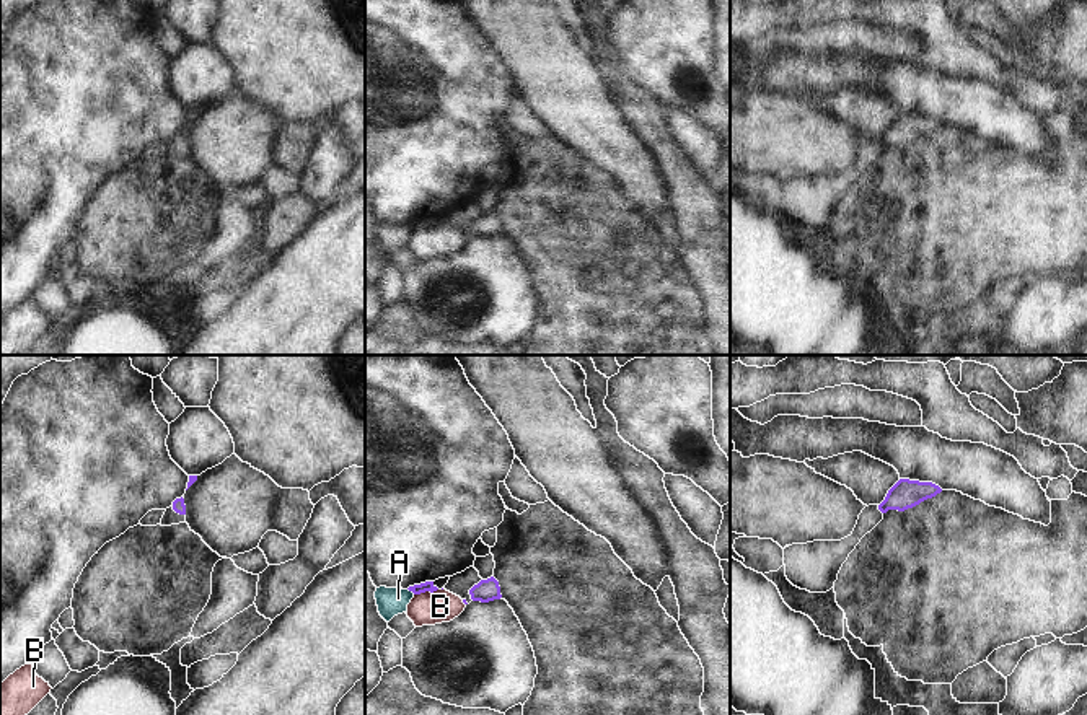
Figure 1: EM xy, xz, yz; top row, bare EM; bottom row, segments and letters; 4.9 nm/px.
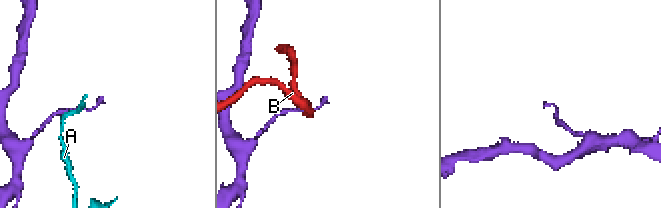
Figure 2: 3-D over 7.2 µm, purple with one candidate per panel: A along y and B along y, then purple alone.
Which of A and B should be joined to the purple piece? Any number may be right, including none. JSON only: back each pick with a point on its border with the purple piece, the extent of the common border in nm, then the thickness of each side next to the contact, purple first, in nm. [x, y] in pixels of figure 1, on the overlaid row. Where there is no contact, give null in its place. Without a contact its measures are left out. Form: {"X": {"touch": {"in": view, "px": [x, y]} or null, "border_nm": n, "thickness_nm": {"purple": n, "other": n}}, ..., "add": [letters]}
{"add": []}

